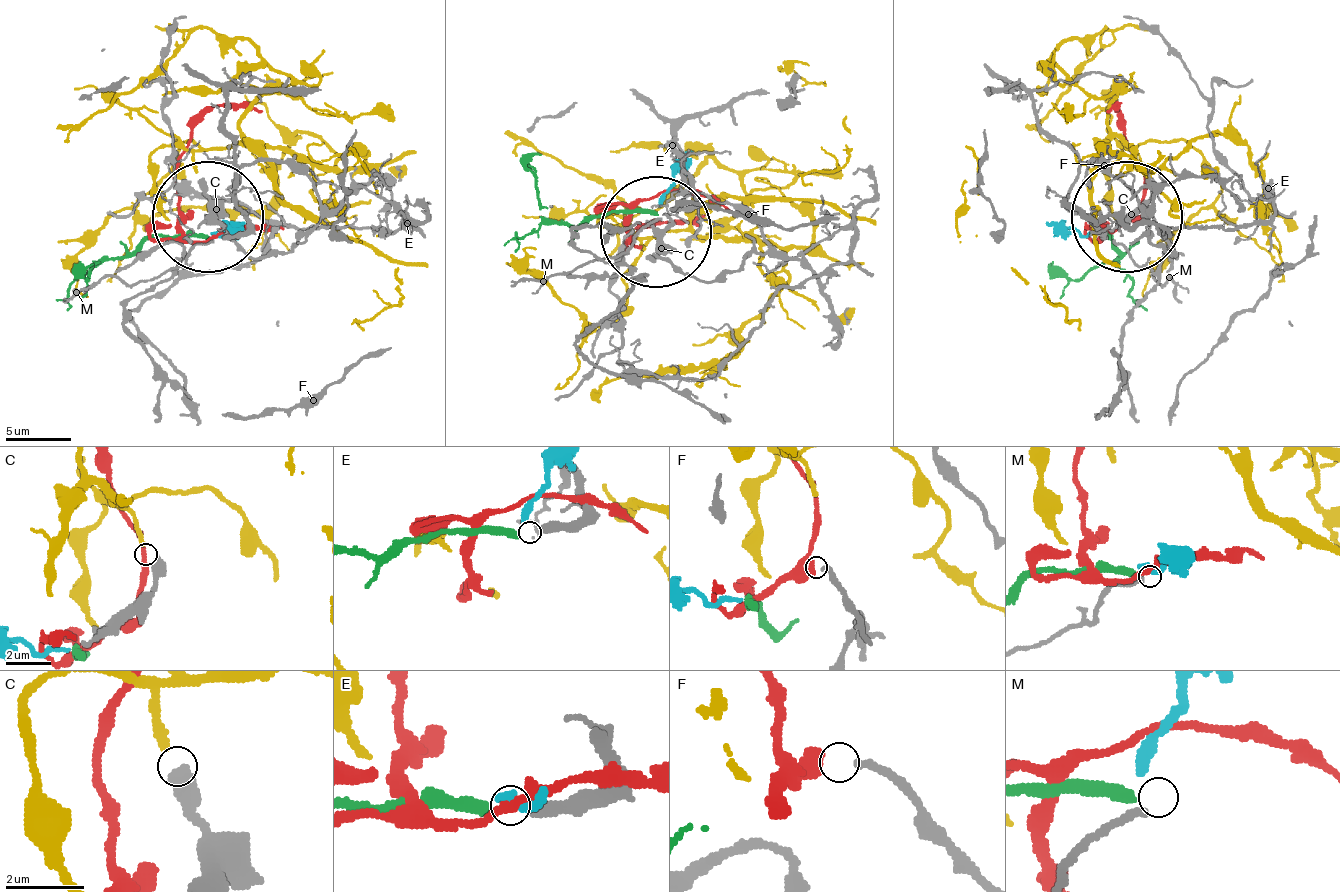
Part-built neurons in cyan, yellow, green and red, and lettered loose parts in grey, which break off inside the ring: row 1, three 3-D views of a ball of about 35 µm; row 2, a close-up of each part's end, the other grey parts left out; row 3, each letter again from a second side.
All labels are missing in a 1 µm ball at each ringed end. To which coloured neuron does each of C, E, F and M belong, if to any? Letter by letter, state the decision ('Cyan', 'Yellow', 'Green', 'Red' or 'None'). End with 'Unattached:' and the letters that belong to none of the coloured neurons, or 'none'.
C: Yellow
E: Green
F: Red
M: None
Unattached: M

